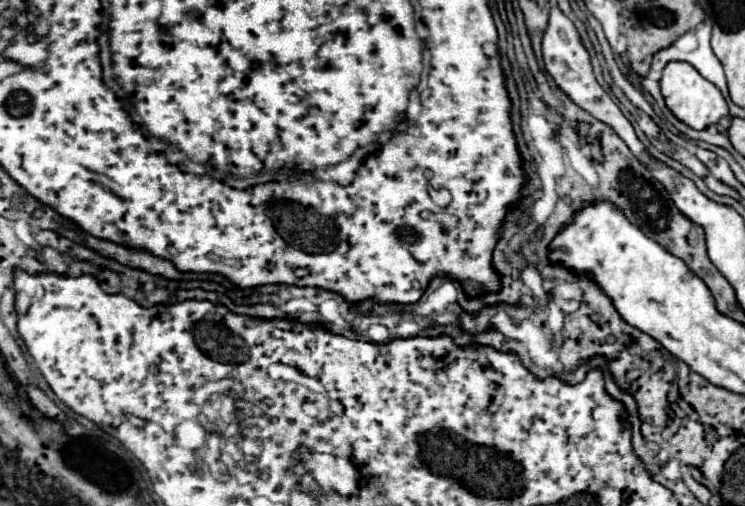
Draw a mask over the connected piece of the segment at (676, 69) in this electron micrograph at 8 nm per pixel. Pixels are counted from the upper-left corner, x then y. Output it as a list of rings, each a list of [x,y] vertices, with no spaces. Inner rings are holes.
[[[670,62],[662,70],[660,88],[662,88],[662,96],[666,100],[668,110],[694,130],[704,130],[716,124],[722,116],[728,116],[728,104],[724,96],[720,94],[720,90],[712,82],[708,82],[704,76],[700,76],[700,72],[688,62]]]

